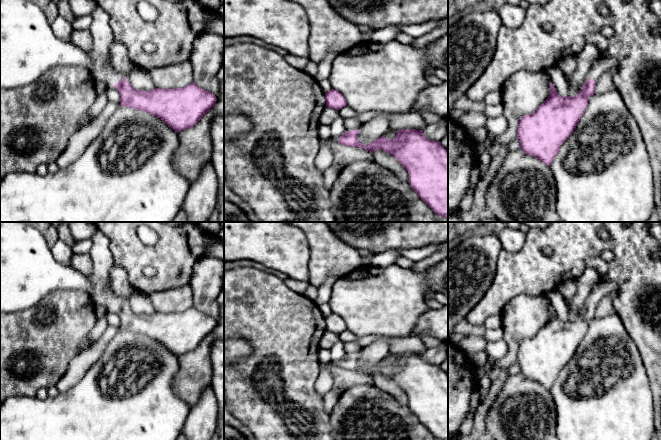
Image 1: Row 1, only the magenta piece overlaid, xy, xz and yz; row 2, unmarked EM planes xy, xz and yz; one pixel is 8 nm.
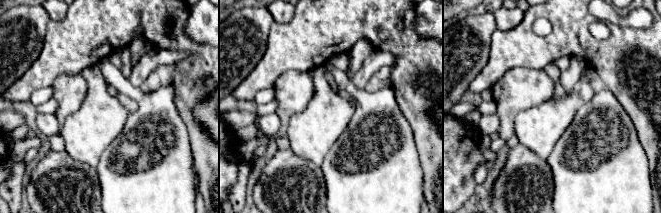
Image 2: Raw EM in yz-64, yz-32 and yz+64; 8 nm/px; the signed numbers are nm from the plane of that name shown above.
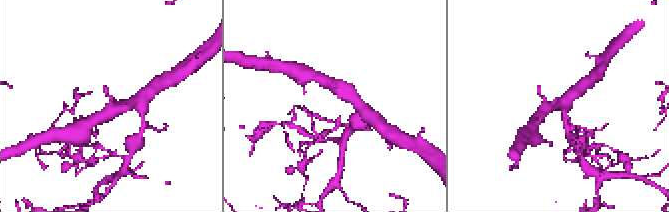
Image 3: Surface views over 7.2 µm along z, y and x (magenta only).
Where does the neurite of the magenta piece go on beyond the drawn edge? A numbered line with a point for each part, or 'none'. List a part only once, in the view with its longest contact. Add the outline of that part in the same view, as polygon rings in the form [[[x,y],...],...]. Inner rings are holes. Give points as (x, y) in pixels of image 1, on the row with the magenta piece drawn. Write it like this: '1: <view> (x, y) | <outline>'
1: xy (103, 71) | [[[98,6],[93,11],[90,29],[93,33],[93,48],[88,54],[94,64],[91,71],[93,79],[103,82],[107,89],[115,88],[115,83],[123,78],[129,81],[129,76],[117,72],[110,63],[109,48],[114,41],[110,16]]]

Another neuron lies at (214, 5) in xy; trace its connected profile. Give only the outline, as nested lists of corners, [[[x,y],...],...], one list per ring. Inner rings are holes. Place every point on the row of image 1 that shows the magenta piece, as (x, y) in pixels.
[[[197,0],[201,5],[205,6],[209,10],[218,11],[220,8],[220,0]]]

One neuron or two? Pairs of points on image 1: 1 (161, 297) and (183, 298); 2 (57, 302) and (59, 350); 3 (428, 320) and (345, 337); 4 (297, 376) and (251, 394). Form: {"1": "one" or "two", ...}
{"1": "one", "2": "one", "3": "two", "4": "one"}

